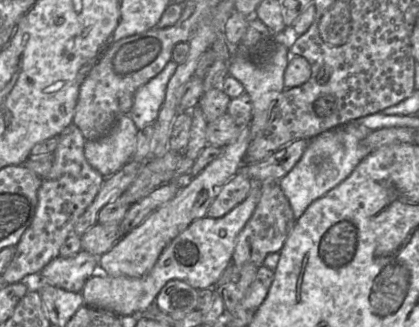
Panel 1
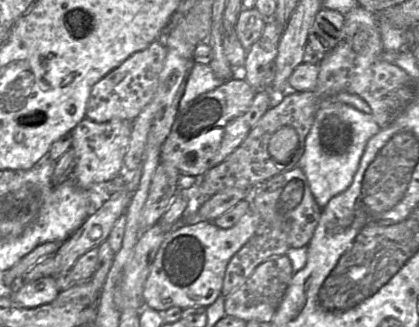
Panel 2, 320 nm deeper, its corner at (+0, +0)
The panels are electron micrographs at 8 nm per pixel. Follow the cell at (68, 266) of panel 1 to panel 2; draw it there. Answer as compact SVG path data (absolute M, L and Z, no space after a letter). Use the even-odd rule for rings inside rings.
M48 276L25 282L15 291L12 291L10 297L23 307L35 308L53 302L59 293L56 277Z

